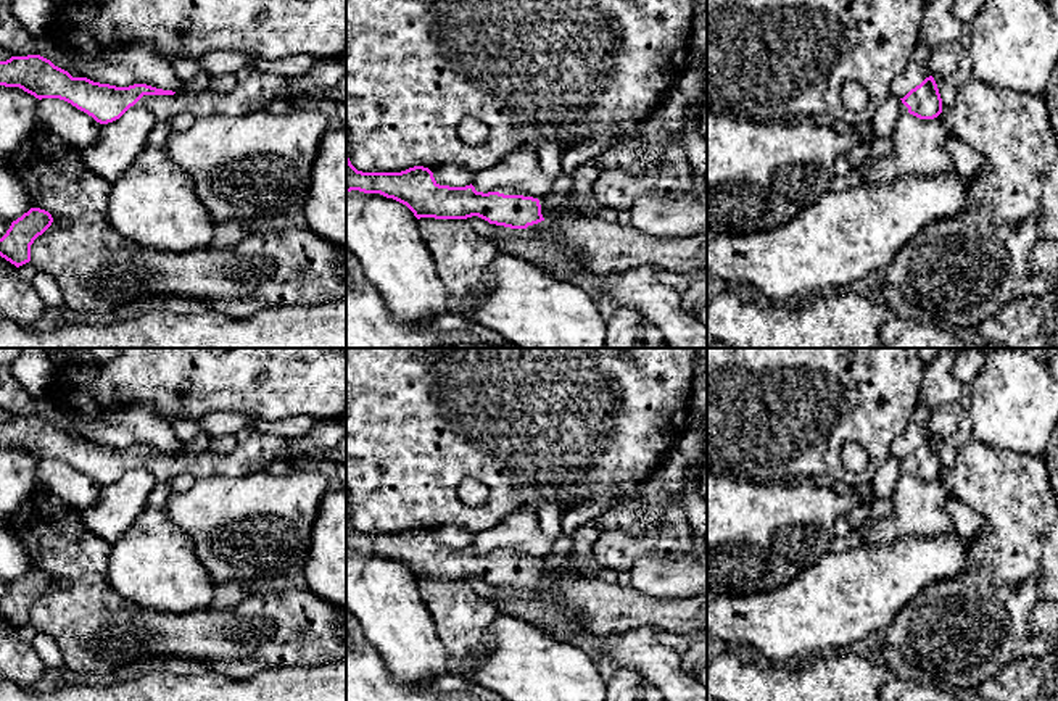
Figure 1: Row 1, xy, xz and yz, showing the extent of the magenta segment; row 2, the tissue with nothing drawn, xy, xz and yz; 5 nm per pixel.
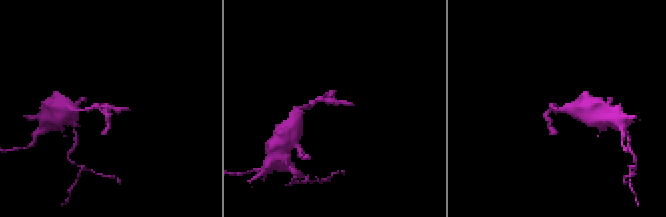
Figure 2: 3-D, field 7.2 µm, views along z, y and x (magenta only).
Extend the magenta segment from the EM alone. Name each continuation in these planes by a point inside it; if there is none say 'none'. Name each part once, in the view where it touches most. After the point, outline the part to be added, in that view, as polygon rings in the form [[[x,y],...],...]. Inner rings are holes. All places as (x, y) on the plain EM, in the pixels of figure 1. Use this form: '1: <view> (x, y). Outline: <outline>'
1: xy (255, 452). Outline: [[[243,429],[237,437],[238,443],[229,454],[206,450],[200,453],[179,451],[174,456],[143,456],[130,469],[145,467],[156,482],[171,480],[180,474],[190,474],[195,479],[237,479],[266,471],[283,448],[300,453],[293,443],[287,442],[287,437],[266,435],[253,429]]]

